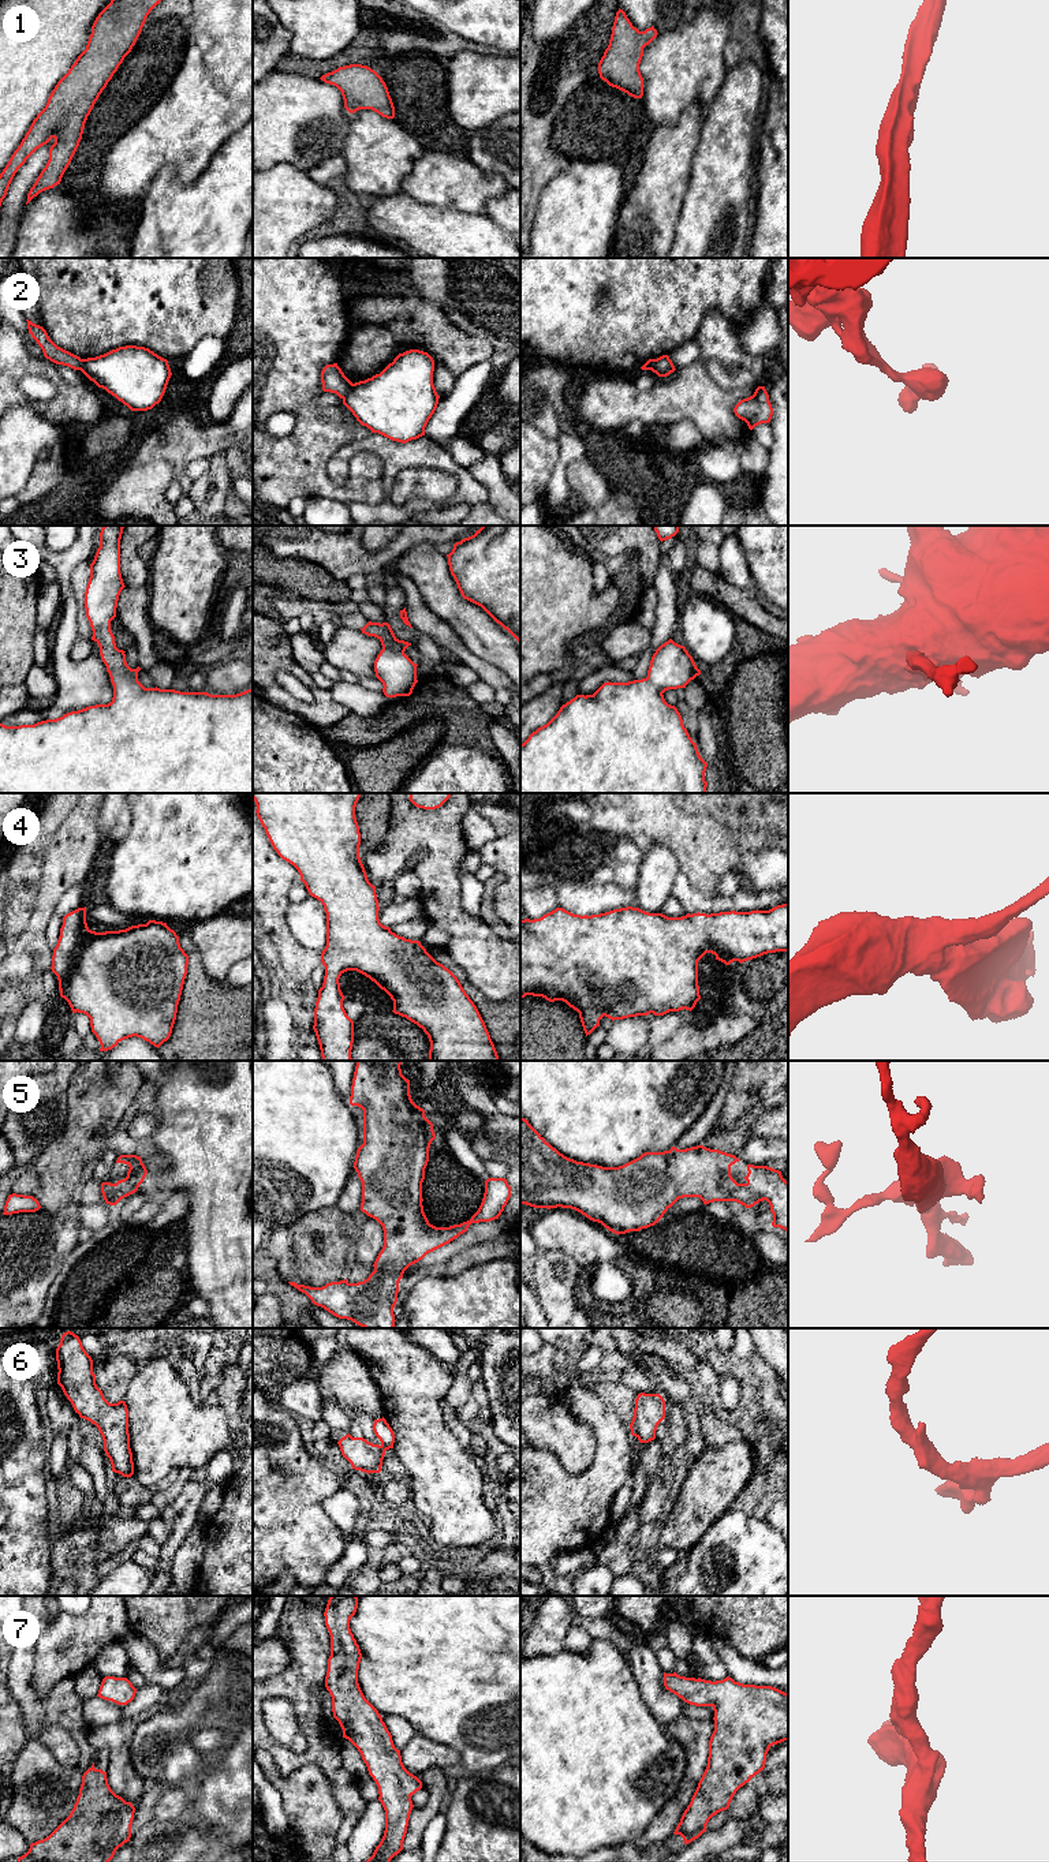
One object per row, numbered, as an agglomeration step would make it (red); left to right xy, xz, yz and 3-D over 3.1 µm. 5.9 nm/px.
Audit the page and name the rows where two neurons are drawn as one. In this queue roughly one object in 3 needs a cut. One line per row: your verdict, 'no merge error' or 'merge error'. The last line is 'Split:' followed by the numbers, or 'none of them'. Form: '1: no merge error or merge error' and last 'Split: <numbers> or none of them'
1: no merge error
2: merge error
3: no merge error
4: no merge error
5: no merge error
6: no merge error
7: no merge error
Split: 2

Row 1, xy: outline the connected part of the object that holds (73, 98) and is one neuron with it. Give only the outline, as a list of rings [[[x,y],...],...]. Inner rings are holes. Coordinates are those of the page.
[[[111,0],[98,14],[86,49],[57,82],[45,108],[0,173],[0,206],[18,169],[52,138],[55,143],[49,149],[49,160],[30,188],[26,205],[40,192],[60,184],[82,139],[87,116],[160,1]]]

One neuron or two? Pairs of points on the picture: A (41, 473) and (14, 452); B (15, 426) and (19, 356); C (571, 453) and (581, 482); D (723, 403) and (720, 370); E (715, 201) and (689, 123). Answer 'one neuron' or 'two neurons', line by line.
A: two neurons
B: two neurons
C: two neurons
D: two neurons
E: two neurons

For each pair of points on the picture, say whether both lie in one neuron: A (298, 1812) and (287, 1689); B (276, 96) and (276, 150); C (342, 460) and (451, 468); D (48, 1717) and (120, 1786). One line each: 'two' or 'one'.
A: two
B: one
C: one
D: two

